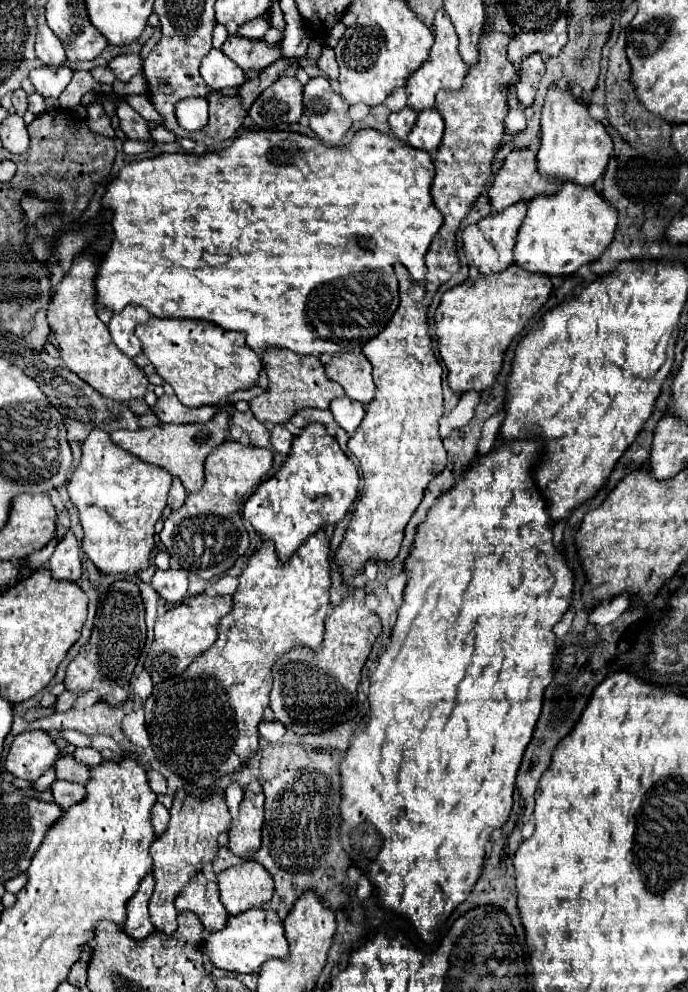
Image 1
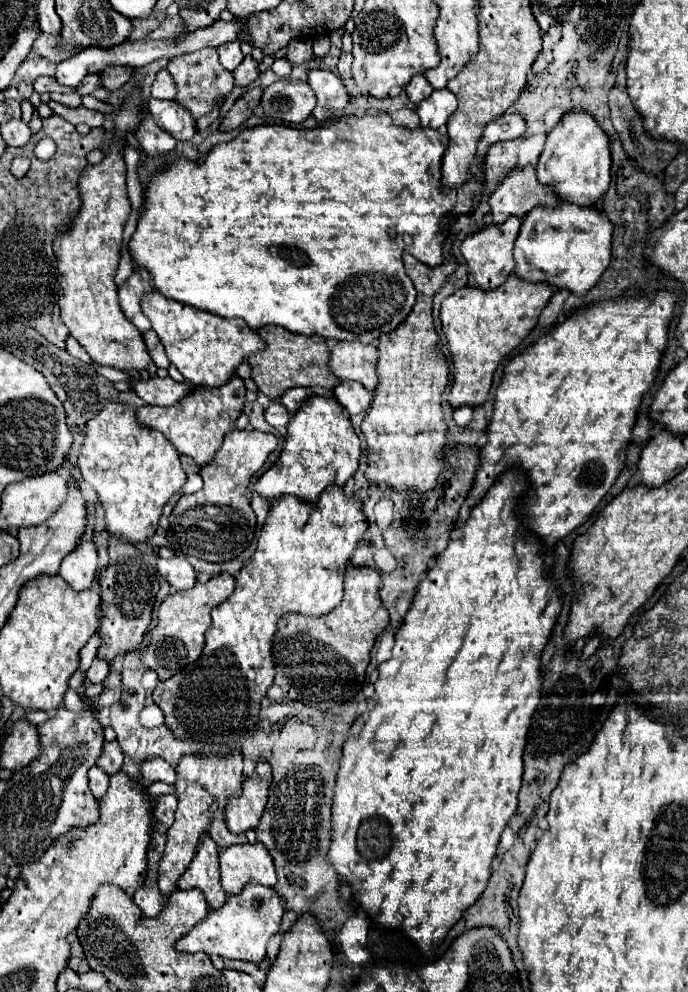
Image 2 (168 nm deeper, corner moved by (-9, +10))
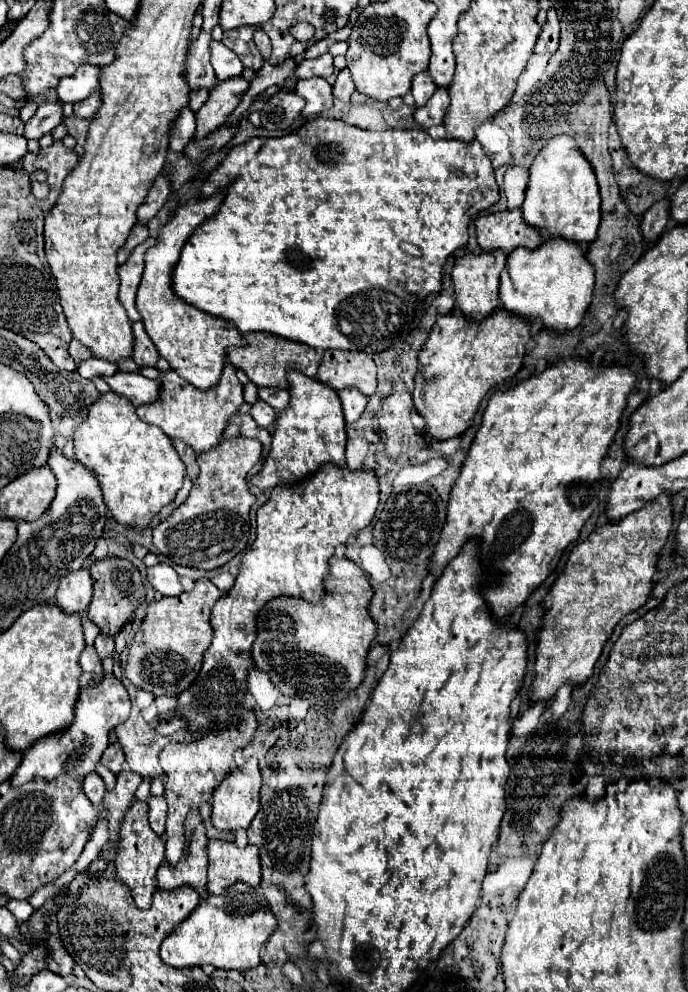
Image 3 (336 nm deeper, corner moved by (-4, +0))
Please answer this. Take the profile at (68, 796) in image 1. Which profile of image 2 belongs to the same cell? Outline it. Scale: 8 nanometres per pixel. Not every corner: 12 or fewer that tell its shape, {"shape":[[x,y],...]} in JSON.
{"shape":[[101,768],[89,770],[93,796],[101,800],[109,788],[109,776]]}

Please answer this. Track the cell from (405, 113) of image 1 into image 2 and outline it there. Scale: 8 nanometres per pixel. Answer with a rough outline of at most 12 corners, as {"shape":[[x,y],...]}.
{"shape":[[423,74],[407,84],[407,94],[413,104],[431,96],[433,86]]}

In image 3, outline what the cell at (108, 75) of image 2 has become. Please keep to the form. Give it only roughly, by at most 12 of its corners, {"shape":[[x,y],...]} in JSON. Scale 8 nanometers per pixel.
{"shape":[[100,92],[74,104],[74,114],[94,118],[100,108]]}

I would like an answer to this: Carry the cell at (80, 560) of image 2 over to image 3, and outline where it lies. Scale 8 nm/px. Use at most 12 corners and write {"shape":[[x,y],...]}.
{"shape":[[80,568],[60,580],[54,602],[64,612],[84,612],[92,578]]}

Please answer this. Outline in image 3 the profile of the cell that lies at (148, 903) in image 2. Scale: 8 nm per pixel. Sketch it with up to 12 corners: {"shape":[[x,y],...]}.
{"shape":[[136,800],[120,828],[116,876],[148,910],[164,840]]}

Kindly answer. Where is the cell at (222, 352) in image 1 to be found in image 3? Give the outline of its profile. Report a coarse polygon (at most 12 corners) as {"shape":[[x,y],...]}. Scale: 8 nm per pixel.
{"shape":[[222,194],[190,198],[146,254],[136,308],[160,356],[192,386],[218,382],[228,346],[222,318],[180,302],[170,272]]}

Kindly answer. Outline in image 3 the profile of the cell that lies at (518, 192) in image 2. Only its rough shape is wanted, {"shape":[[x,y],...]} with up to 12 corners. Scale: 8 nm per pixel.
{"shape":[[518,208],[480,216],[482,250],[536,248],[540,230]]}

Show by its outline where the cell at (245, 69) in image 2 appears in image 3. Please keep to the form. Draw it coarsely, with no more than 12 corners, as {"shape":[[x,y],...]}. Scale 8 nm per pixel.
{"shape":[[218,82],[196,112],[196,138],[204,138],[240,104],[250,82]]}

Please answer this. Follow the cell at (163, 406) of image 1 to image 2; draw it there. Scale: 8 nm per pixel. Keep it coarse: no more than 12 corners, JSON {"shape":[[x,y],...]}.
{"shape":[[131,378],[133,392],[147,404],[173,406],[187,384],[173,378]]}

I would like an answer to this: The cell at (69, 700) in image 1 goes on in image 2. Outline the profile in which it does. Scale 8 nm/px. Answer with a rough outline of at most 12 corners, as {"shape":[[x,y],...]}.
{"shape":[[93,660],[87,670],[87,682],[97,684],[109,676],[109,662]]}

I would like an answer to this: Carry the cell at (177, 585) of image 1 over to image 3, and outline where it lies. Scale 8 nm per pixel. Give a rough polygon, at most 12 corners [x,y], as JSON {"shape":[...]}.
{"shape":[[168,564],[148,568],[148,582],[162,596],[184,592]]}

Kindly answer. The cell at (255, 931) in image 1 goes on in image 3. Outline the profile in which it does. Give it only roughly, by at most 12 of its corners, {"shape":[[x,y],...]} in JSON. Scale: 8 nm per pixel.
{"shape":[[236,882],[162,942],[174,968],[246,972],[276,930],[264,894]]}

